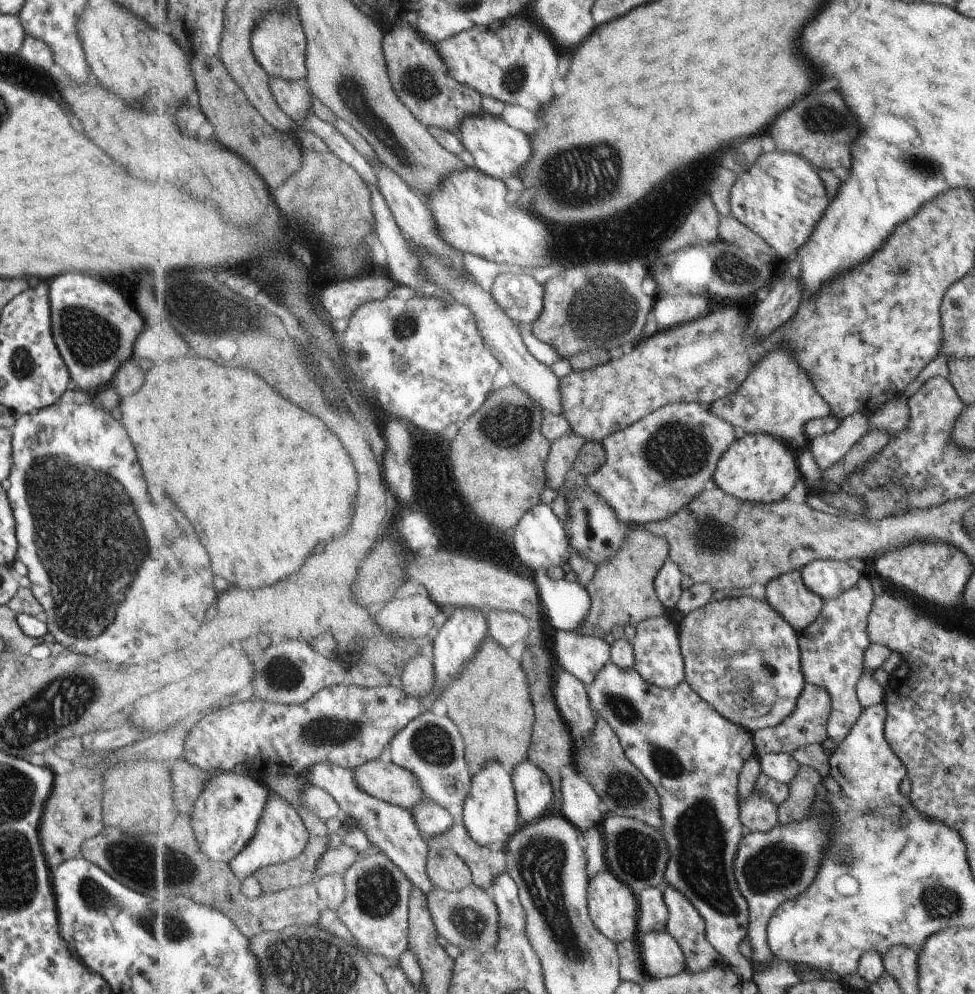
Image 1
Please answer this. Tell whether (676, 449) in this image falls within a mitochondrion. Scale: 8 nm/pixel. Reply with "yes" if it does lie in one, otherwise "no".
yes

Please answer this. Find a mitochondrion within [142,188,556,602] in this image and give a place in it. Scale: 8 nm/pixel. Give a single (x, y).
(185, 298)

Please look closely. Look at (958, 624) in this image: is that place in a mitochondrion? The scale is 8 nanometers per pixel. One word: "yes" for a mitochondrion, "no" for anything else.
no

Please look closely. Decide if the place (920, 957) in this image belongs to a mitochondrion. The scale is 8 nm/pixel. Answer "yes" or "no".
no

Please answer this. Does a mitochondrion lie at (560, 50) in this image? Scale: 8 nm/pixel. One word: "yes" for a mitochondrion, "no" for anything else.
no

